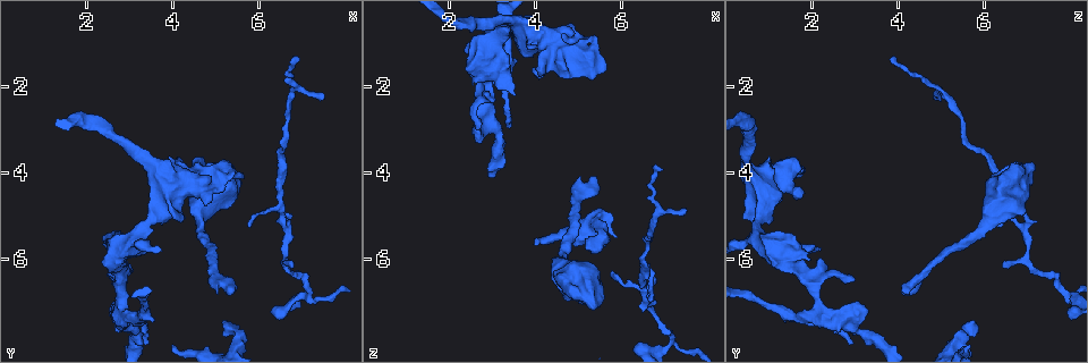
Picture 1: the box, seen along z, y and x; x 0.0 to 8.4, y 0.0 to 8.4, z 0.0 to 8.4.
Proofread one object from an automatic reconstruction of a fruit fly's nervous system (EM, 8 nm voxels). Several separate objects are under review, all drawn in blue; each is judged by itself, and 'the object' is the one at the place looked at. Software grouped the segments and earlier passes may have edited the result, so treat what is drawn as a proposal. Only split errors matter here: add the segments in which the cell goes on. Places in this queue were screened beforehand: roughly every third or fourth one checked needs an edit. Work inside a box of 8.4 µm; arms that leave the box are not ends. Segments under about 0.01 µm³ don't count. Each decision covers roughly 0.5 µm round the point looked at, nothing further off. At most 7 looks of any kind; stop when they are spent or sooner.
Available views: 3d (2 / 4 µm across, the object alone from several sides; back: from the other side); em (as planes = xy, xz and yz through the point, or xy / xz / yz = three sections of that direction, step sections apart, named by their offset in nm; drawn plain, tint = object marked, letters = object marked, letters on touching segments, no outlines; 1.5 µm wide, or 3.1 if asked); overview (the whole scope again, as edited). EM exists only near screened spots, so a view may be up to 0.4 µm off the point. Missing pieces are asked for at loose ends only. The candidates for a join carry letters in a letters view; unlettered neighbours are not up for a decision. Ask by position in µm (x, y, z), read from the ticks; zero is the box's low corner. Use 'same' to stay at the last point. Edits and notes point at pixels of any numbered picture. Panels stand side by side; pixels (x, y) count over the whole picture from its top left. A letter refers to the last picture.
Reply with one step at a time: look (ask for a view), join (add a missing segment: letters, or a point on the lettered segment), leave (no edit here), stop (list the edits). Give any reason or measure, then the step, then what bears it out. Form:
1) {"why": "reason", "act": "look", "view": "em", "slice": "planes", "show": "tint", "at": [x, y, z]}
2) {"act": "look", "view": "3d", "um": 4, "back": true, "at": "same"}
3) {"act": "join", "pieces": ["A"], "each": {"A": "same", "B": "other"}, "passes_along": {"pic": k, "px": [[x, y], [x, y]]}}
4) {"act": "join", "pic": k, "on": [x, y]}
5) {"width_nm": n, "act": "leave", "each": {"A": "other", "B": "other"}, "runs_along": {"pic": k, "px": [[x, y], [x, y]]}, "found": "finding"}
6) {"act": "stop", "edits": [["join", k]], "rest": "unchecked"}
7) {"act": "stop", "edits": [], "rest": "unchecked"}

{"why": "tapers out", "act": "look", "view": "em", "slice": "planes", "show": "tint", "at": [6.90, 1.30, 3.85]}

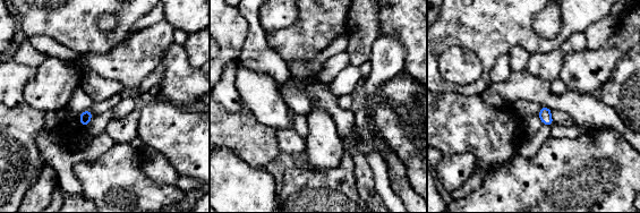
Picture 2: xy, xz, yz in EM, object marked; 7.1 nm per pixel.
{"act": "look", "view": "em", "slice": "planes", "show": "letters", "at": "same"}

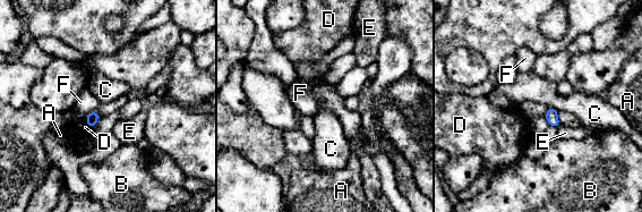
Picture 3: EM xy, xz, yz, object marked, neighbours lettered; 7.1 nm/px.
{"width_nm": 80, "act": "leave", "each": {"A": "other", "B": "other", "C": "other", "D": "other", "E": "other", "F": "other"}, "border": {"pic": 3, "px": [[549, 107], [557, 111]]}, "found": "no lettered segment goes on from it"}

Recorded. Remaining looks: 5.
{"why": "branch stops here", "act": "look", "view": "3d", "um": 2, "at": [5.70, 4.10, 1.55]}

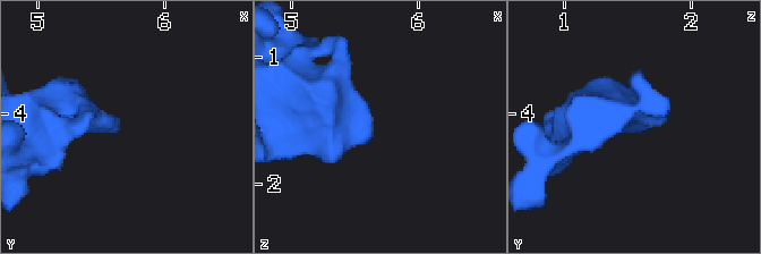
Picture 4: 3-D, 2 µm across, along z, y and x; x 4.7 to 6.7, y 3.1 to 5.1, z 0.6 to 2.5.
{"why": "now the EM", "act": "look", "view": "em", "slice": "xy", "step": 8, "show": "letters", "at": [5.66, 4.12, 1.60]}

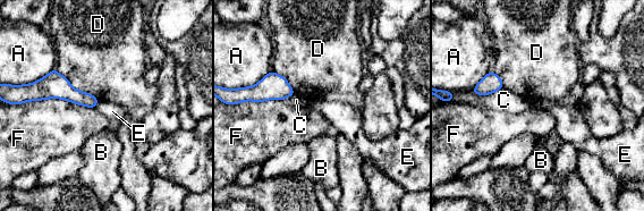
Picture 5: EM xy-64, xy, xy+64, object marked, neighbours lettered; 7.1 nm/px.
{"act": "look", "view": "em", "slice": "xz", "step": 8, "show": "letters", "at": "same"}

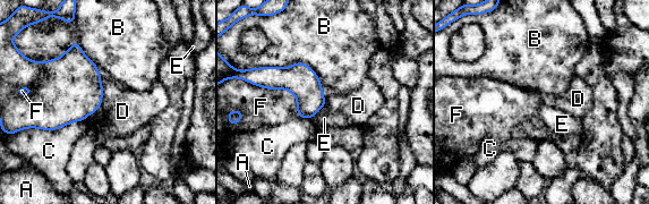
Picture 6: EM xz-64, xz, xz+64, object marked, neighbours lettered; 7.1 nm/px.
{"act": "leave", "each": {"A": "other", "B": "other", "C": "other", "D": "other", "E": "other", "F": "other"}, "border": {"pic": 6, "px": [[324, 104], [310, 118]]}, "found": "no lettered segment goes on from it"}

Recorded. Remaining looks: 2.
{"why": "free end", "act": "look", "view": "em", "slice": "xz", "step": 8, "show": "letters", "at": [5.20, 7.45, 5.80]}

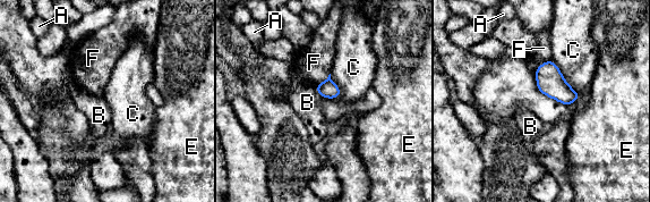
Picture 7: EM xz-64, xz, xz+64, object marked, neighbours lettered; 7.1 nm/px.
{"act": "leave", "each": {"A": "other", "B": "other", "C": "other", "E": "other", "F": "other"}, "border": {"pic": 7, "px": [[315, 87], [323, 97]]}, "found": "no lettered segment goes on from it"}

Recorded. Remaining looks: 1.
{"act": "stop", "edits": [], "rest": "unchecked"}

